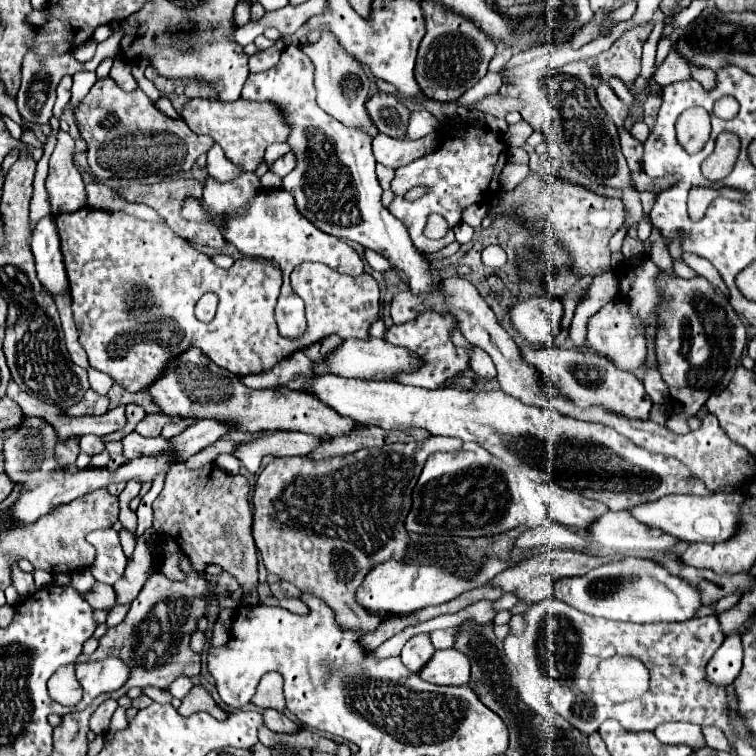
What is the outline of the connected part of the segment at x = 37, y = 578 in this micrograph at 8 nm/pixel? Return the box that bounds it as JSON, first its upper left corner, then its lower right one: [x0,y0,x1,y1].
[32,570,53,590]

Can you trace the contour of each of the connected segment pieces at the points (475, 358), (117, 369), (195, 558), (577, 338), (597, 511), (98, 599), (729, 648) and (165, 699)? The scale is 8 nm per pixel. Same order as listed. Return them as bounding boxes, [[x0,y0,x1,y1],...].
[[470,345,496,381],[54,207,380,393],[154,463,258,605],[570,271,620,345],[542,483,608,529],[82,583,116,609],[708,629,744,685],[142,685,172,703]]

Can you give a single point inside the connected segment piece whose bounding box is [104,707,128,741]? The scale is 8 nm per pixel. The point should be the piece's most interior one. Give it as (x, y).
(119, 721)

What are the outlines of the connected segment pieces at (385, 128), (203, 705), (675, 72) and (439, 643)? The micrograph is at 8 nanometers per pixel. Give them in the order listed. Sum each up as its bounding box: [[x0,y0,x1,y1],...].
[[366,93,410,139],[178,685,228,721],[654,49,692,87],[430,627,456,649]]

